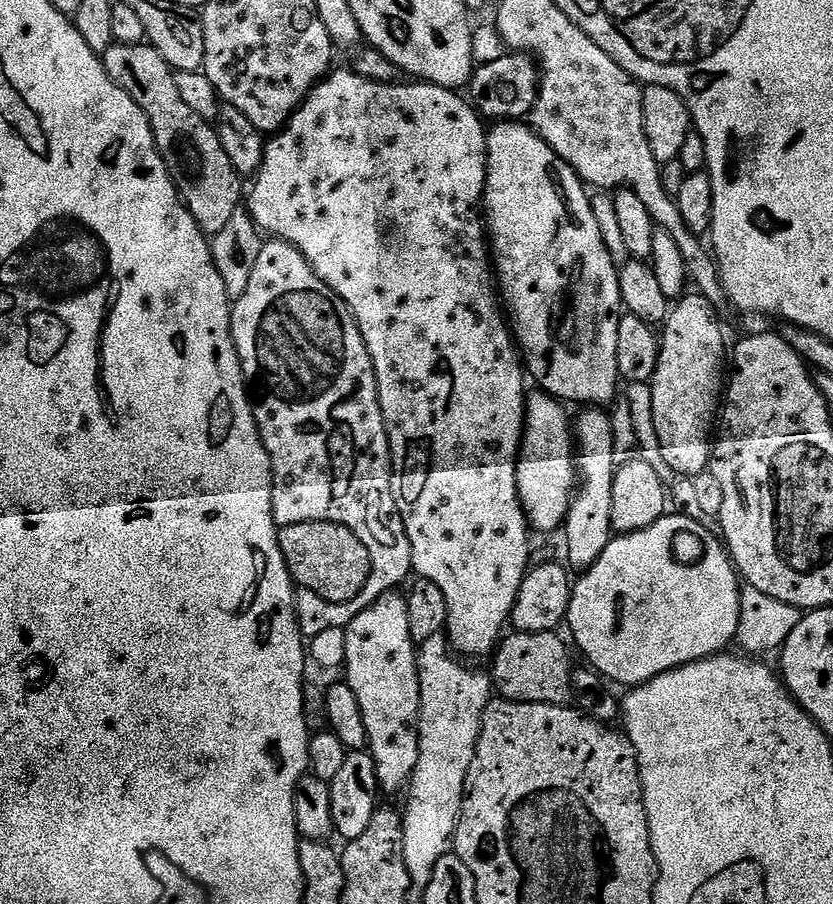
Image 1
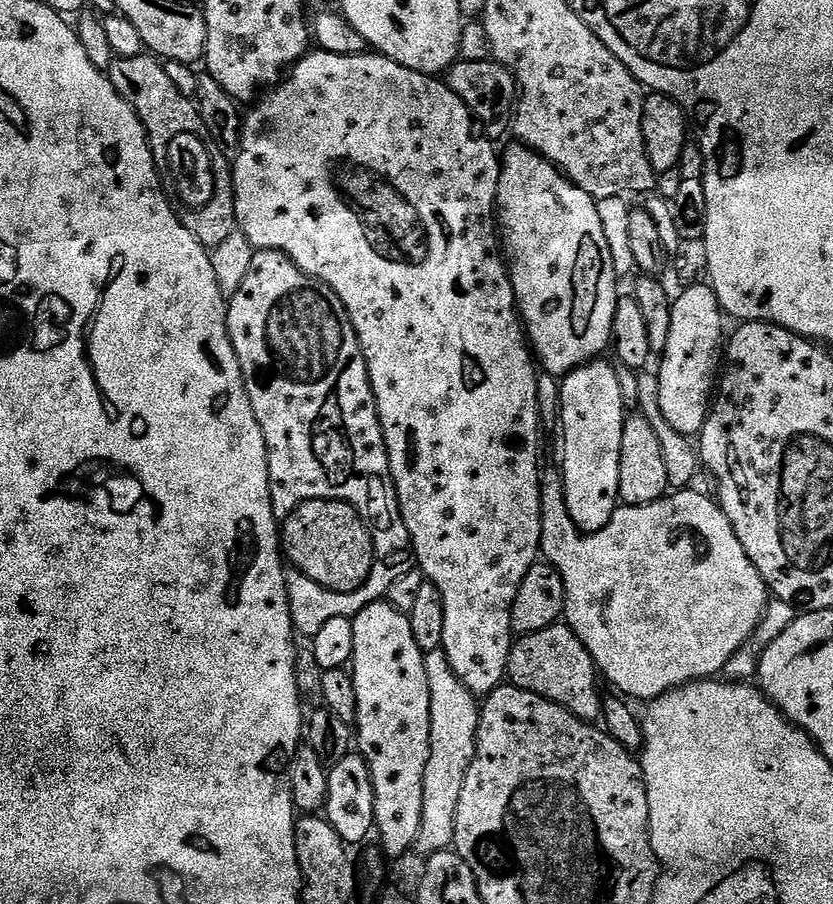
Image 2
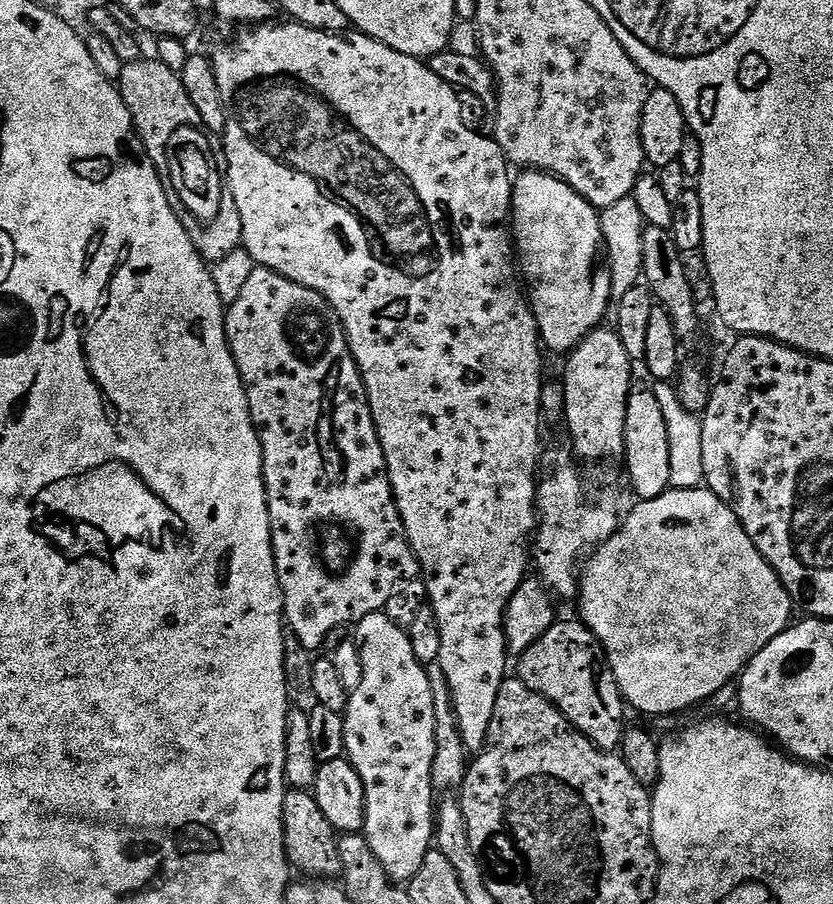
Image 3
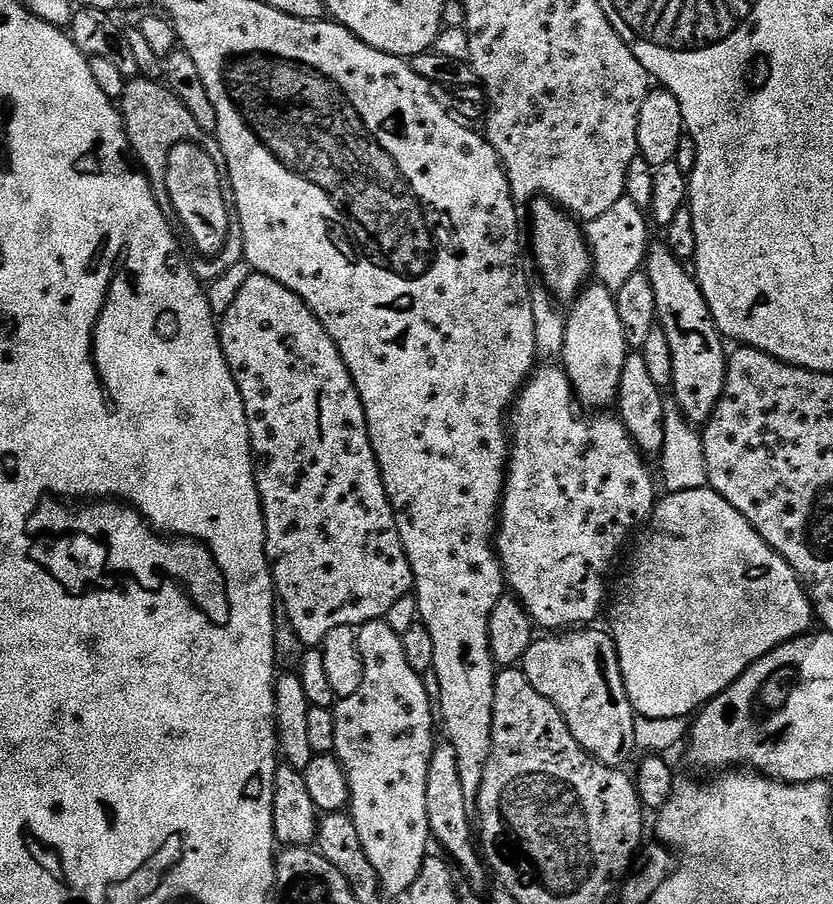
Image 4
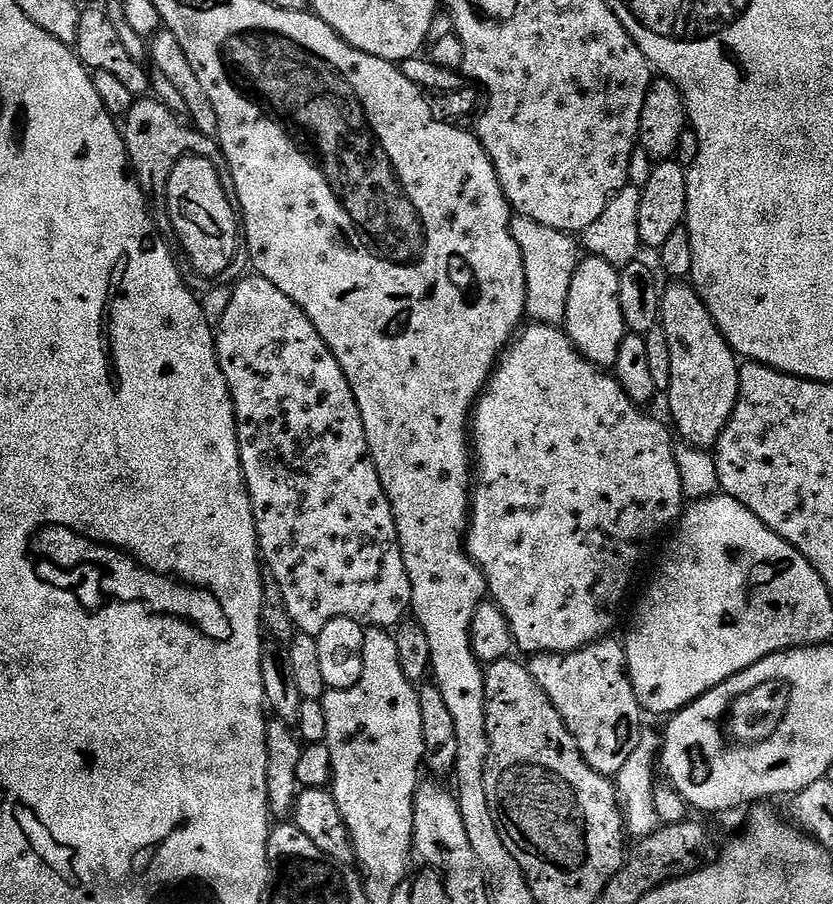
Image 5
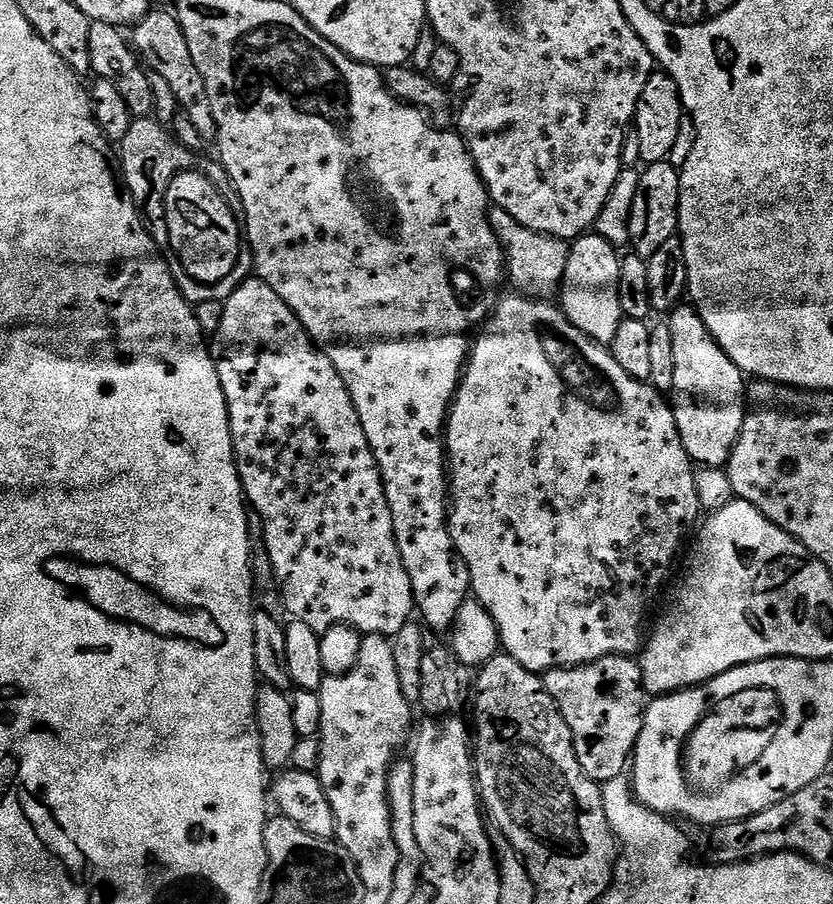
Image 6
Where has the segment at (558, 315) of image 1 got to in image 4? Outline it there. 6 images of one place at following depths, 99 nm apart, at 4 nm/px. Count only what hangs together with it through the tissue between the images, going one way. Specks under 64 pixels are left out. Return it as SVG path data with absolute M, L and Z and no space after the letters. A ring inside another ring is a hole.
M537 198L531 201L532 208L532 252L540 267L543 287L552 293L557 301L575 301L584 291L593 275L592 252L584 239L581 225L560 205L552 200ZM576 224L577 225L576 225ZM589 276L589 277L588 277Z

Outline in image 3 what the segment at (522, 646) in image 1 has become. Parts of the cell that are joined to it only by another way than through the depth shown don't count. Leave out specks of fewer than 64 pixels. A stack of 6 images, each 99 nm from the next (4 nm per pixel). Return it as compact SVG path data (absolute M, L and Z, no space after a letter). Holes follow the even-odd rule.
M579 619L563 620L553 624L530 650L518 657L518 678L531 692L537 692L552 703L591 744L604 752L616 752L626 729L626 701L620 695L618 682L602 659L592 633Z

